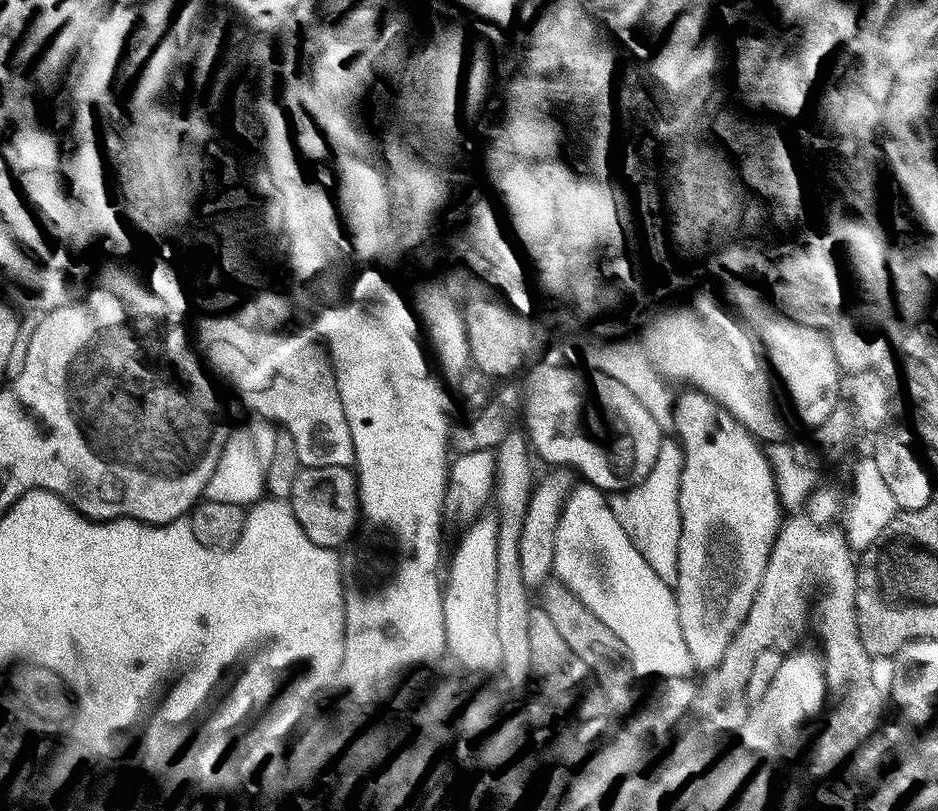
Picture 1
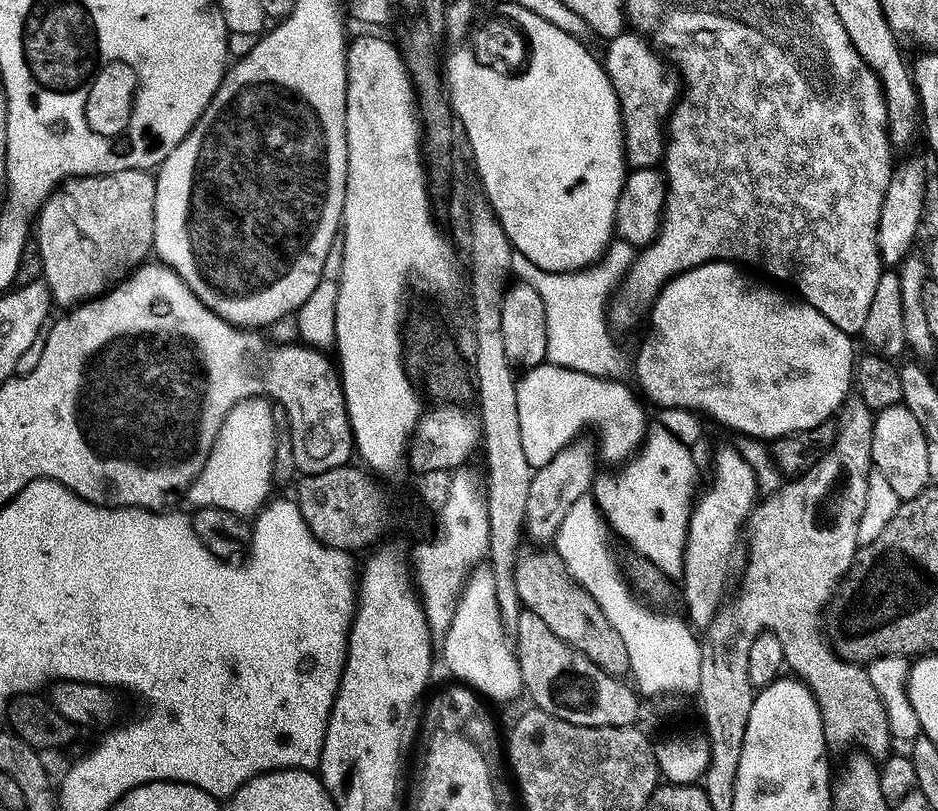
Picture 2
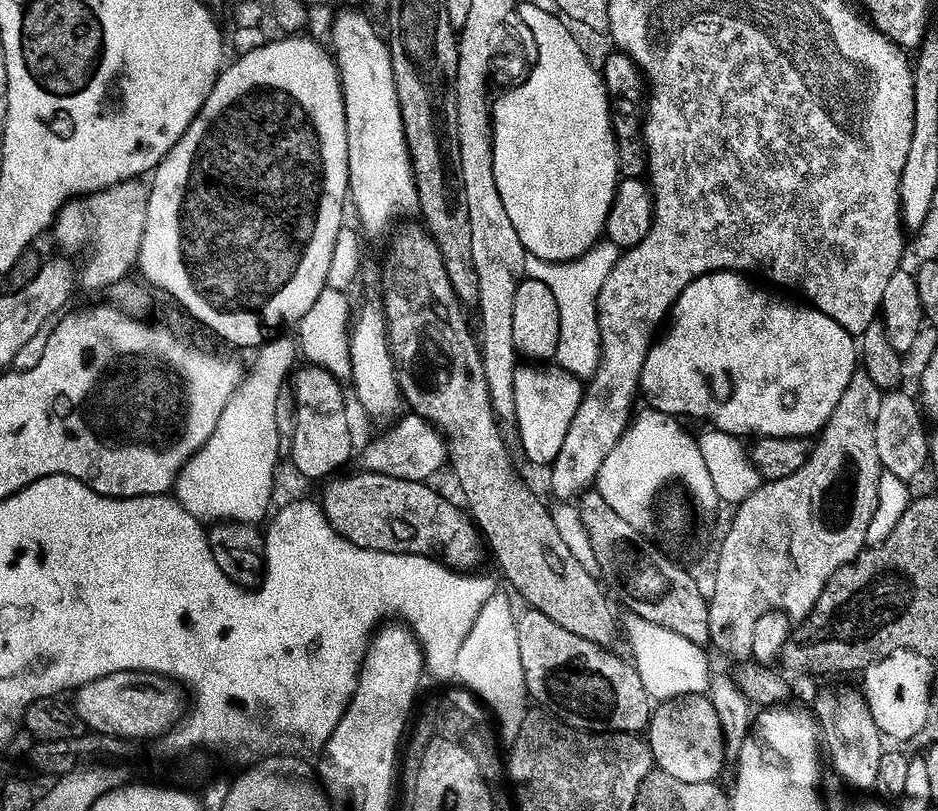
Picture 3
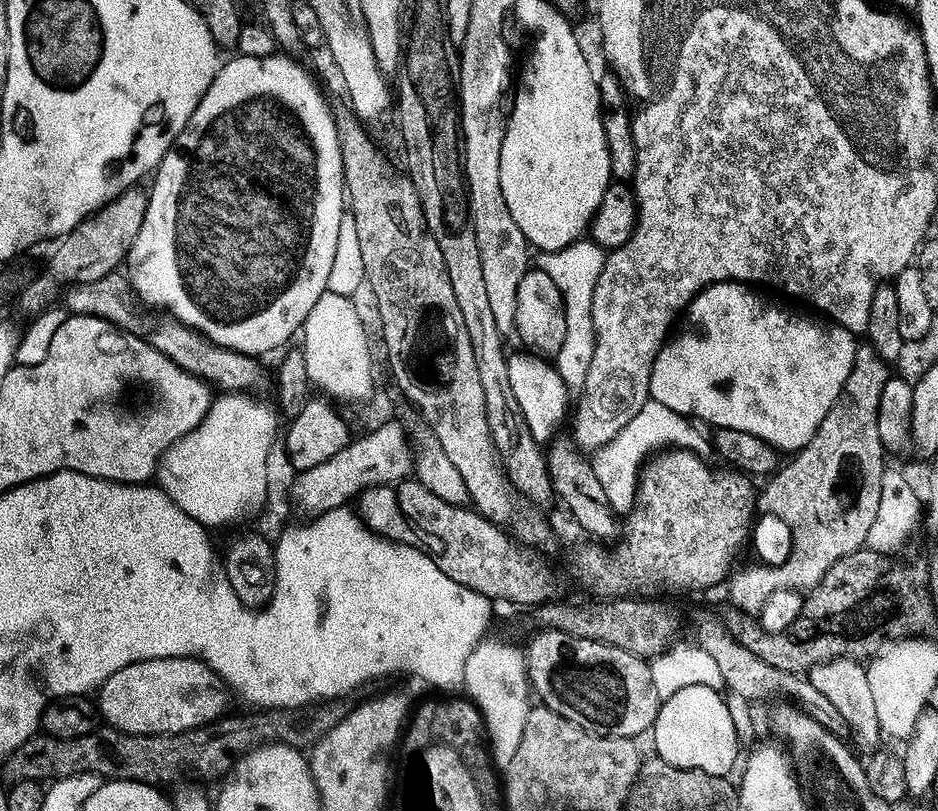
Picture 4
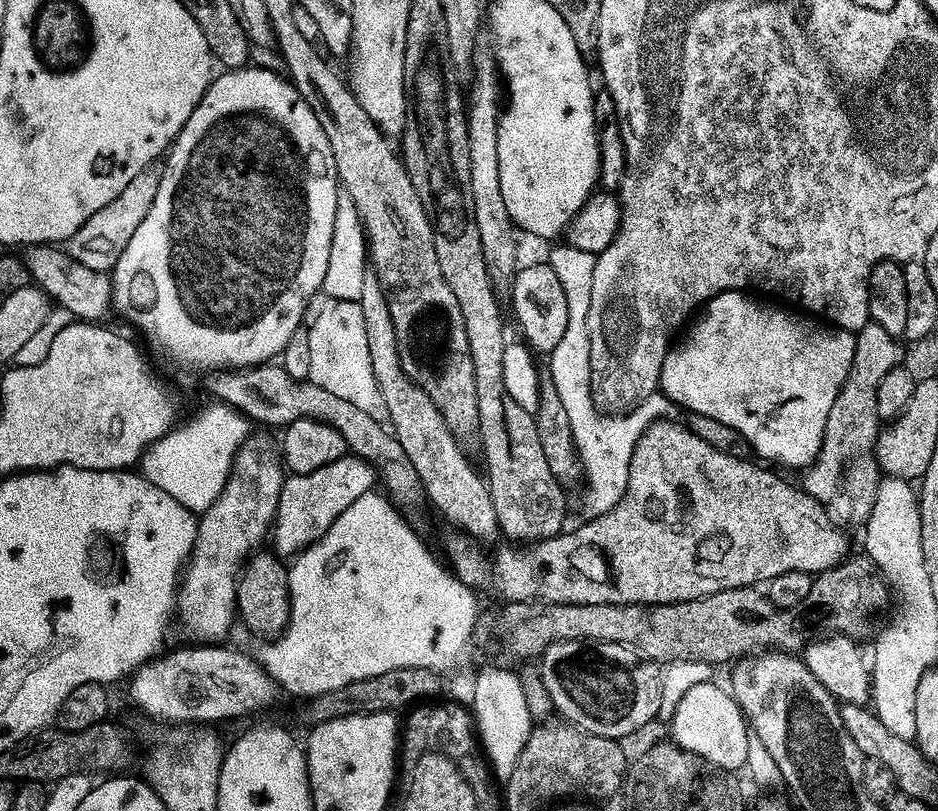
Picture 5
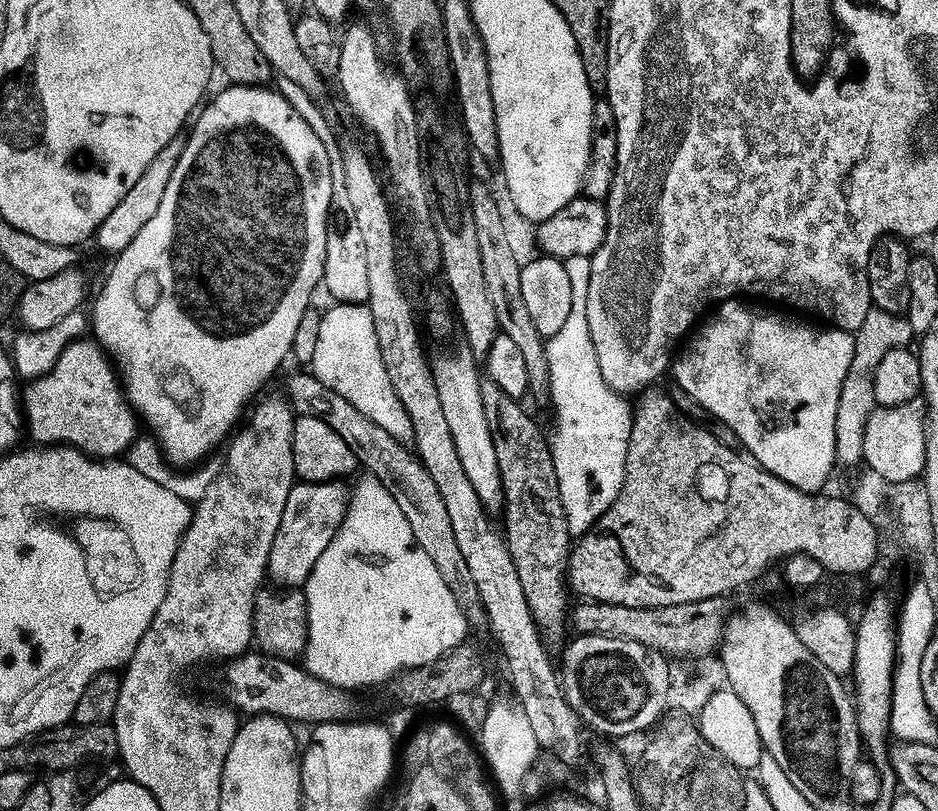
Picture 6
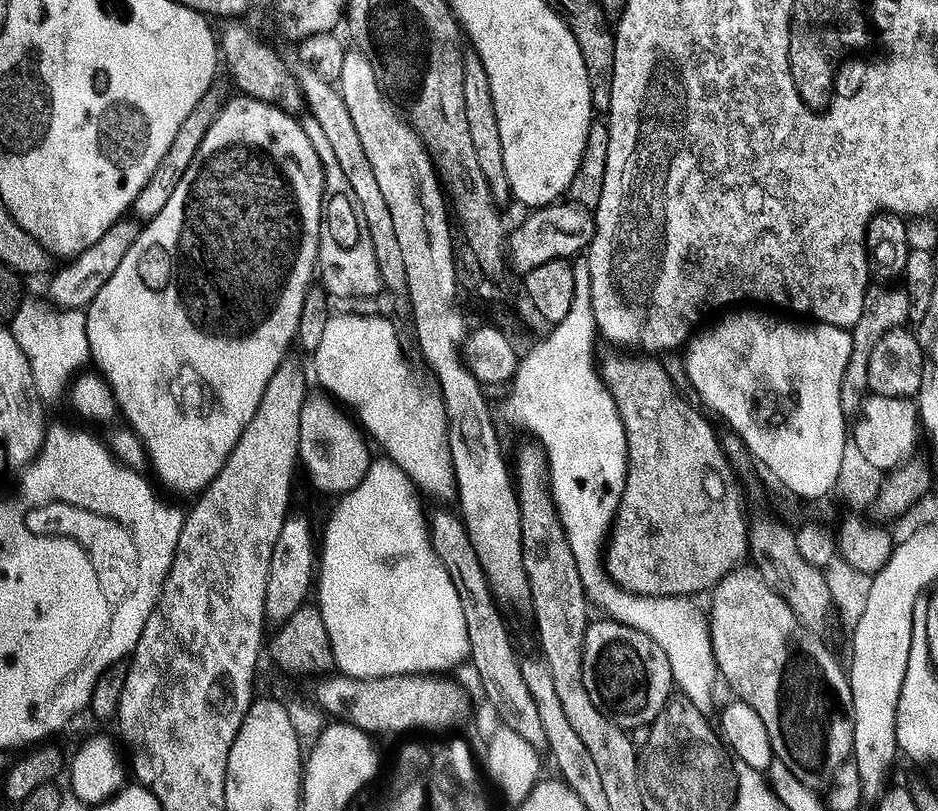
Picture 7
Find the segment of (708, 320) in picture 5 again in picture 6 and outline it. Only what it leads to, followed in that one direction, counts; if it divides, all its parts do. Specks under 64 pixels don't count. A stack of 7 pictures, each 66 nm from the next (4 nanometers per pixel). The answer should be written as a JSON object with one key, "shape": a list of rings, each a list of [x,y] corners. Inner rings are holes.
{"shape":[[[744,302],[721,303],[717,312],[695,329],[696,337],[694,332],[671,365],[671,379],[698,405],[726,422],[737,435],[743,451],[760,467],[800,491],[819,493],[832,468],[837,467],[834,418],[838,414],[838,394],[854,358],[856,337],[842,328],[817,326],[804,318],[791,320],[740,303]]]}

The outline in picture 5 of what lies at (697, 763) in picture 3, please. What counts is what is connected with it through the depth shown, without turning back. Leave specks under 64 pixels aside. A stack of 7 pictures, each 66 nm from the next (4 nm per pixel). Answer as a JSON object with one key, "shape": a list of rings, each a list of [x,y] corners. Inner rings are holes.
{"shape":[[[716,682],[690,686],[686,694],[671,709],[672,736],[671,739],[679,748],[693,752],[715,768],[737,770],[748,763],[748,742],[750,725],[744,719],[744,712],[736,705],[731,691],[722,689]]]}

